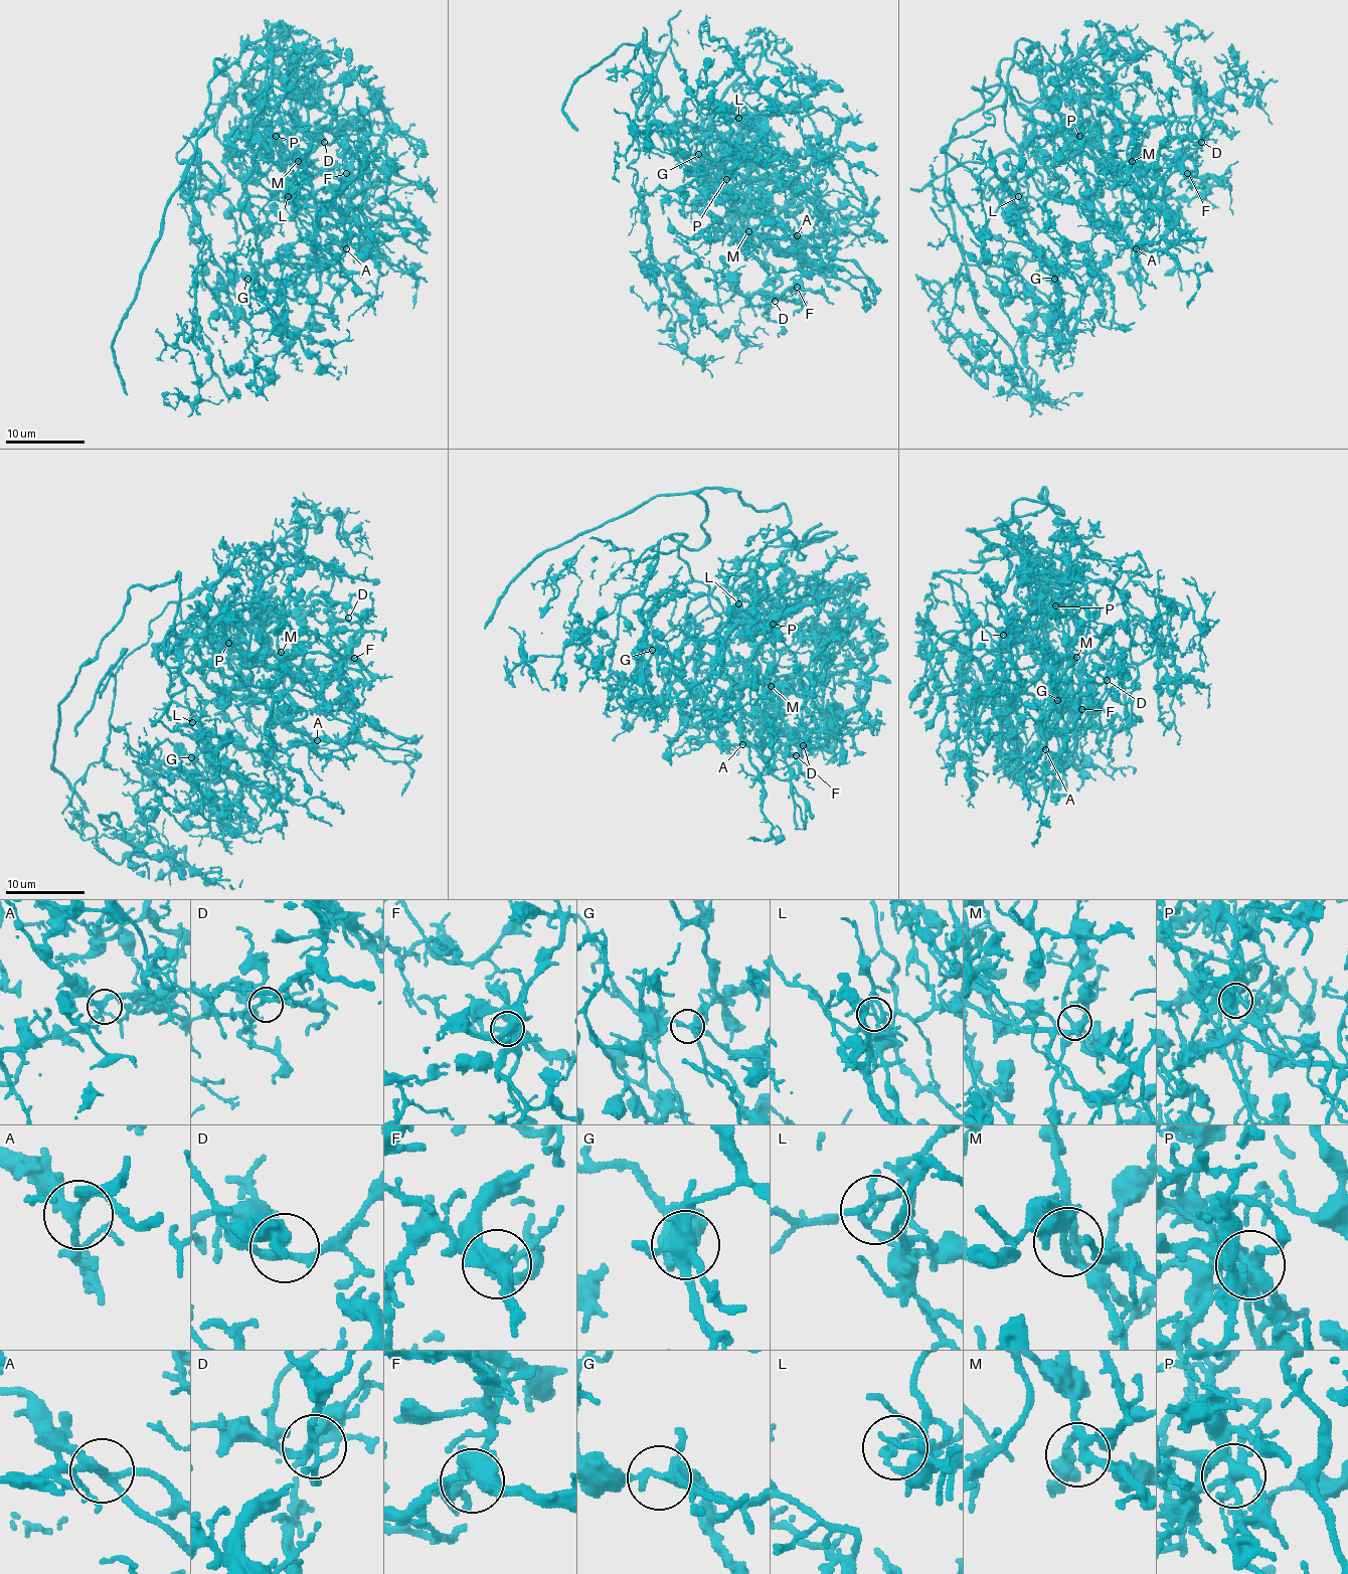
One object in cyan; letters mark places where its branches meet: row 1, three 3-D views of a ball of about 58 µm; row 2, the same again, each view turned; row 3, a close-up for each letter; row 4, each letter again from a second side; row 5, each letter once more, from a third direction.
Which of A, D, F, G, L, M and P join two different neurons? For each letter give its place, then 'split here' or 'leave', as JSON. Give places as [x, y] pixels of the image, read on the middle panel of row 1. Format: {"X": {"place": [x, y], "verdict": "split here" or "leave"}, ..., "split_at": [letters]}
{"A": {"place": [797, 235], "verdict": "leave"}, "D": {"place": [775, 301], "verdict": "leave"}, "F": {"place": [797, 287], "verdict": "leave"}, "G": {"place": [698, 154], "verdict": "leave"}, "L": {"place": [738, 118], "verdict": "split here"}, "M": {"place": [748, 231], "verdict": "leave"}, "P": {"place": [726, 179], "verdict": "split here"}, "split_at": ["L", "P"]}

